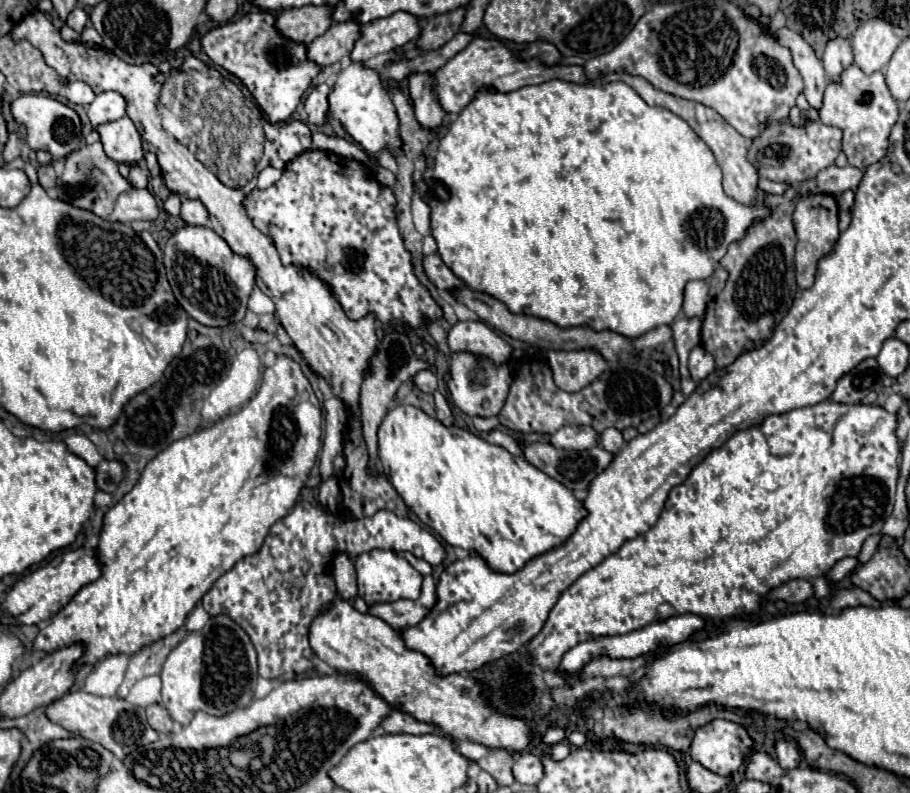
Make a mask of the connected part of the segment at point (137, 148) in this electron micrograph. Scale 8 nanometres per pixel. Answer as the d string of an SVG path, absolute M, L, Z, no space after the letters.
M122 117L120 121L112 121L108 125L100 125L96 129L100 133L100 141L104 151L116 163L126 165L140 165L146 157L142 147L142 137L130 117Z

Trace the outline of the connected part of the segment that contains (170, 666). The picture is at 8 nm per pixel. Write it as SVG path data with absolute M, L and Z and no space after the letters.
M216 615L210 617L200 631L190 633L170 651L160 677L162 705L180 725L188 725L196 711L222 717L252 703L258 679L256 651L240 625L226 615Z

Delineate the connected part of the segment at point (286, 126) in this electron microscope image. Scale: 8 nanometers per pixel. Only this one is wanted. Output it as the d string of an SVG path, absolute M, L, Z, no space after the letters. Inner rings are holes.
M264 119L262 125L266 133L264 151L296 151L296 155L300 155L312 147L310 129L300 121L268 123Z

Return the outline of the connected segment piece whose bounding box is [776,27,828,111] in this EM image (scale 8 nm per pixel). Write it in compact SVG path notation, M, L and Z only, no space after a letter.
M782 27L776 33L776 39L778 39L780 45L784 45L792 51L794 65L796 65L796 69L800 71L800 75L804 79L804 95L806 95L810 107L820 111L824 89L828 87L828 79L826 79L822 61L814 55L812 47L796 31L790 31L790 29Z

